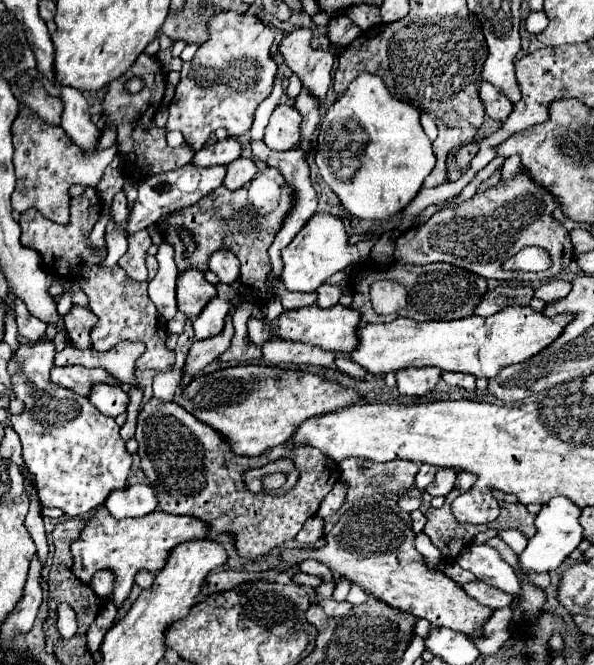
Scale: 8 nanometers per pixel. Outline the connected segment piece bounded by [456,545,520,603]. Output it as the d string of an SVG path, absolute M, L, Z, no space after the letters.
M468 545L458 555L456 563L462 569L472 571L480 581L514 595L514 603L520 602L520 583L512 567L500 557L500 553L488 545Z

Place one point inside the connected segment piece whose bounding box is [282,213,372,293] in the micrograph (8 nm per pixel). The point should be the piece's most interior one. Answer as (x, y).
(321, 249)

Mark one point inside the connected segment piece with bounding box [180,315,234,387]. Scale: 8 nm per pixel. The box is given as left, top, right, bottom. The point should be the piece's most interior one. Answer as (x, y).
(202, 353)

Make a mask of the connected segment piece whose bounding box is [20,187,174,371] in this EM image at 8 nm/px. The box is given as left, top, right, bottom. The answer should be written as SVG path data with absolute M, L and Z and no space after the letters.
M88 187L82 197L74 197L74 199L72 199L72 203L70 203L70 223L68 223L68 225L56 225L56 223L48 221L46 217L42 217L40 213L36 213L36 209L24 211L22 217L20 217L22 243L24 243L26 247L30 247L30 249L34 249L34 251L40 253L44 267L46 267L52 275L58 275L58 277L68 277L68 275L72 275L72 279L78 279L78 275L82 277L82 291L88 295L88 303L90 303L92 313L98 315L98 325L96 325L96 329L92 329L92 349L96 349L96 351L108 351L108 349L112 349L114 345L118 345L120 341L126 341L126 339L128 339L128 341L142 341L145 345L145 351L138 357L136 368L141 371L166 371L166 369L170 369L170 367L174 365L174 351L170 351L170 349L166 347L166 321L160 319L158 309L156 309L156 305L150 301L148 291L146 291L150 279L156 275L158 261L156 261L154 257L152 257L152 259L146 259L148 279L142 281L142 283L132 281L120 265L112 265L112 267L102 265L102 261L104 261L104 257L106 257L106 249L104 249L104 247L94 247L94 245L90 243L90 231L92 231L92 227L98 223L98 219L100 219L100 199L98 199L96 189Z

